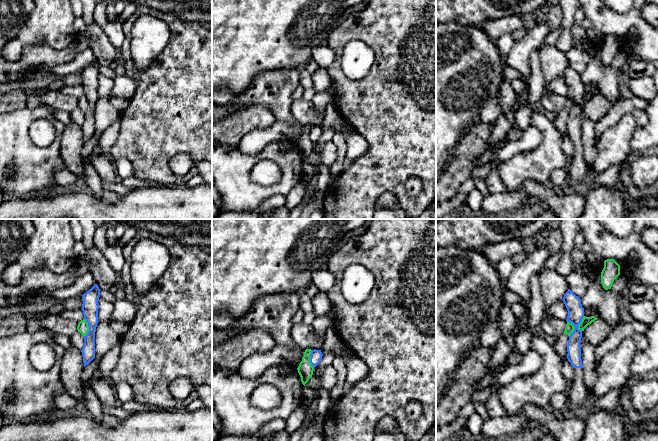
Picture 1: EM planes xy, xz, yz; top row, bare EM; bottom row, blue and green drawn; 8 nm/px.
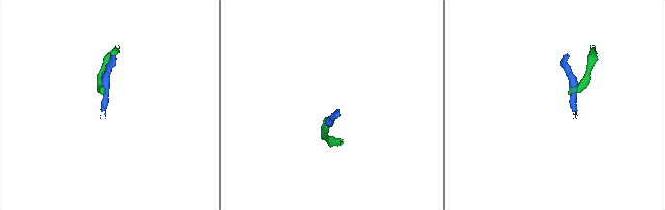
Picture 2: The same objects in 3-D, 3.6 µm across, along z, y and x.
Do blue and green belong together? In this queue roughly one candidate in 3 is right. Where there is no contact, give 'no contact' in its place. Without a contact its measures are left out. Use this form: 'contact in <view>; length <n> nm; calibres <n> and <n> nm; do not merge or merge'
contact in xy; length 150 nm; calibres 140 and 90 nm; do not merge

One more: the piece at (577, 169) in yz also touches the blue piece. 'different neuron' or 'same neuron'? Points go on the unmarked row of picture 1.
same neuron

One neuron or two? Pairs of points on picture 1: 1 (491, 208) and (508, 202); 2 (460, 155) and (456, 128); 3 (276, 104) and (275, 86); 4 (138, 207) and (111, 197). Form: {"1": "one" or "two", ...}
{"1": "one", "2": "two", "3": "one", "4": "two"}

